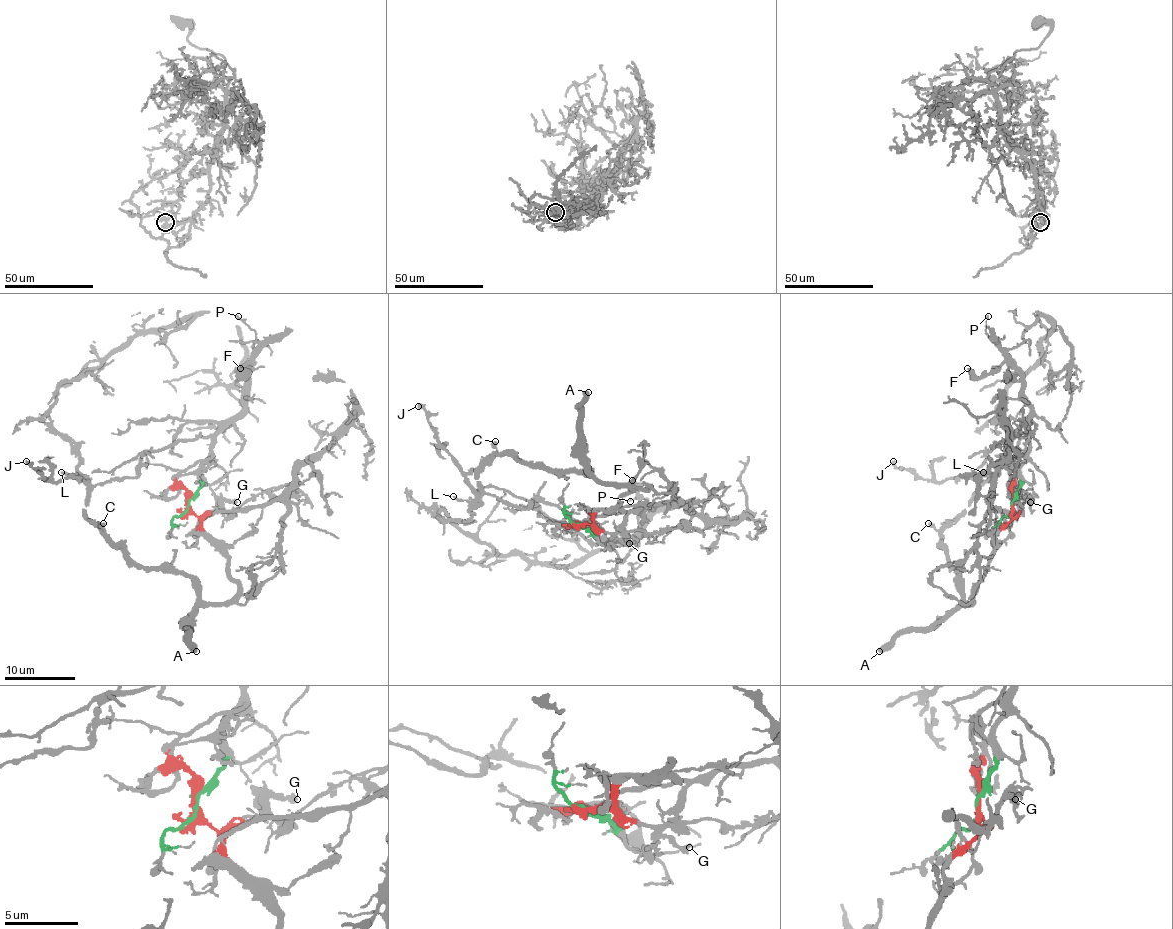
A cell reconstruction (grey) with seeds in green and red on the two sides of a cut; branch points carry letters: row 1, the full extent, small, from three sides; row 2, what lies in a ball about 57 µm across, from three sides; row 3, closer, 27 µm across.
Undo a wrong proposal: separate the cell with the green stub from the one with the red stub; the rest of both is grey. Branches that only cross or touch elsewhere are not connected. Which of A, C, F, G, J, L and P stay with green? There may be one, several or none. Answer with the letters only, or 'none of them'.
F, P

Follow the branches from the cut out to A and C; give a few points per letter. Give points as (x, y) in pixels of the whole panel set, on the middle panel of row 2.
A: (578, 524), (590, 524), (629, 490), (603, 483), (588, 466), (581, 441), (581, 400), (588, 392)
C: (578, 524), (590, 524), (601, 508), (611, 508), (629, 489), (573, 471), (532, 467), (500, 455), (495, 441)

